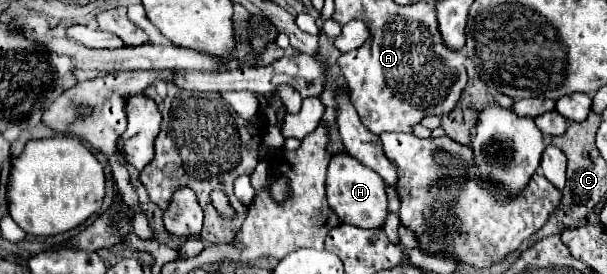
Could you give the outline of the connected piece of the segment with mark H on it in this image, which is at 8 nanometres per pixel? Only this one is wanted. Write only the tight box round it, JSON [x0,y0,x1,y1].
[327,155,387,229]

